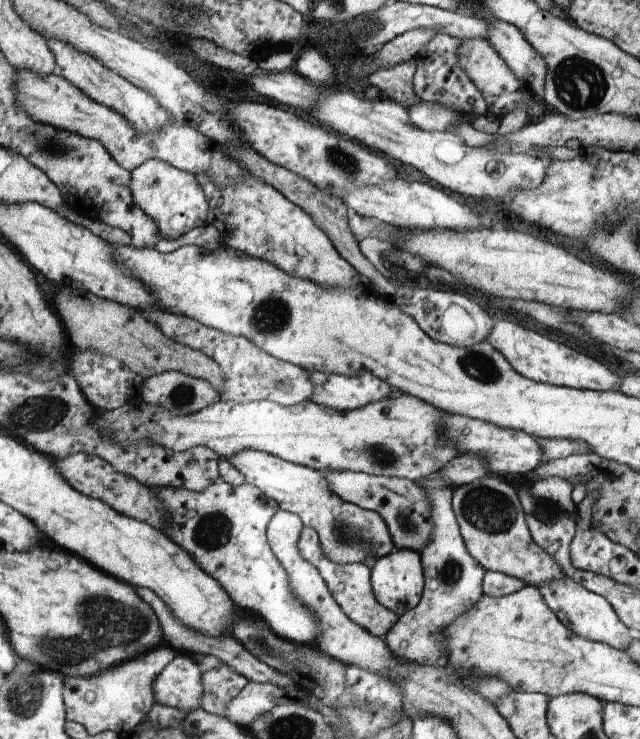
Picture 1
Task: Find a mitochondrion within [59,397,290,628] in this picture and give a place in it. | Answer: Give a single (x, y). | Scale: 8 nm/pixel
(215, 529)

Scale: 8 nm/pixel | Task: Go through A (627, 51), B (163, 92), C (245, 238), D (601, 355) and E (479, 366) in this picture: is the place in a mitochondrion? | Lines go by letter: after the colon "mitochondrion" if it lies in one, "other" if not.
A: other
B: other
C: other
D: other
E: mitochondrion

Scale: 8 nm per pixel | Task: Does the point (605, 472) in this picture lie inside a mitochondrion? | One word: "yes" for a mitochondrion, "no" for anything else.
no

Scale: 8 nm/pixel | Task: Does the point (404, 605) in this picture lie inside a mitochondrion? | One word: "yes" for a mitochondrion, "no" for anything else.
no

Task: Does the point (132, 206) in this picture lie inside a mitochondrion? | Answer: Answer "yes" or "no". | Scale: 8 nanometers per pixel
no

